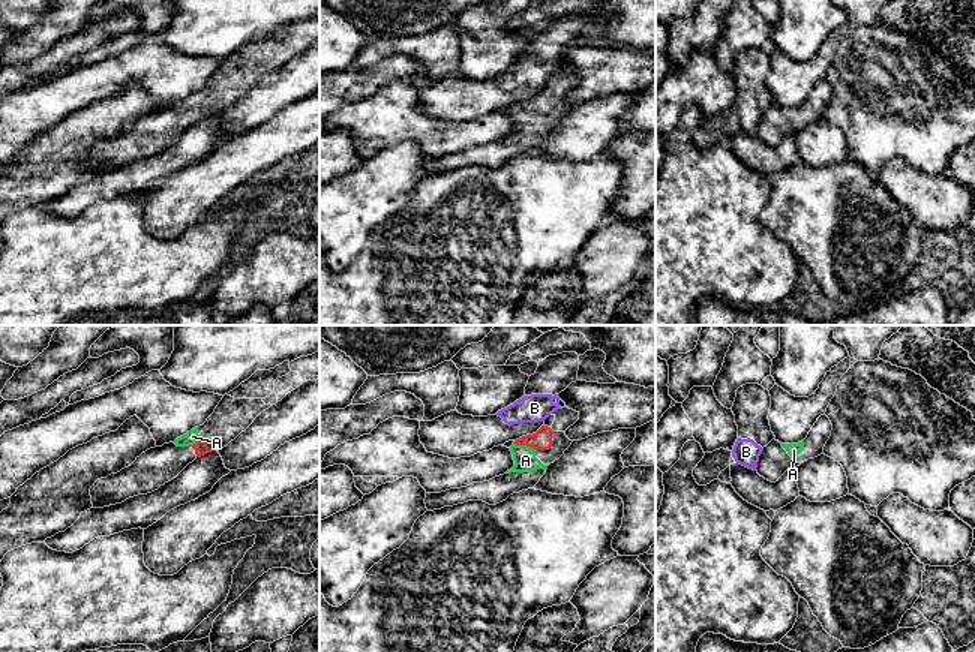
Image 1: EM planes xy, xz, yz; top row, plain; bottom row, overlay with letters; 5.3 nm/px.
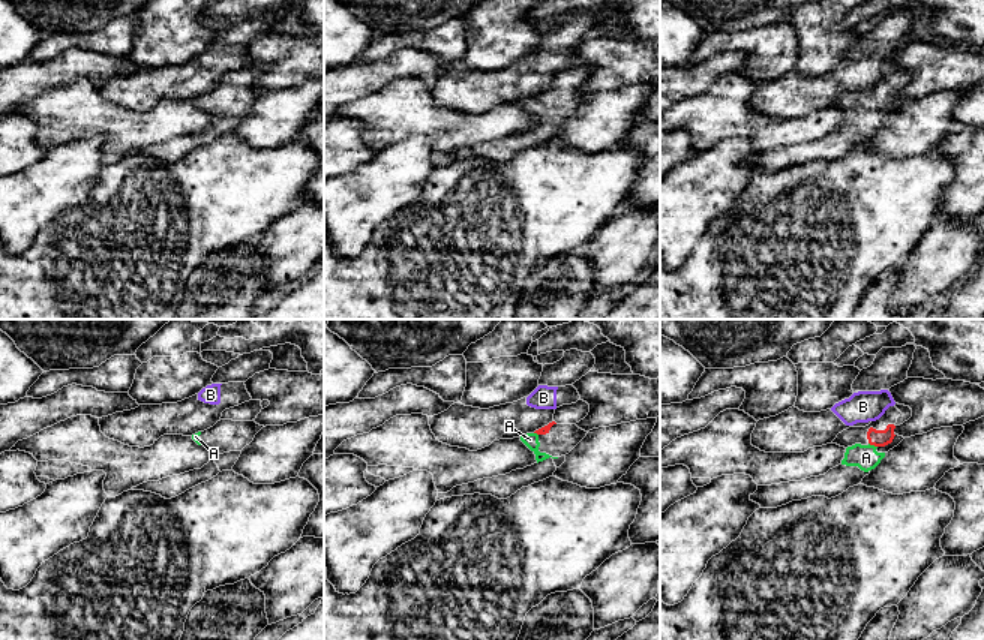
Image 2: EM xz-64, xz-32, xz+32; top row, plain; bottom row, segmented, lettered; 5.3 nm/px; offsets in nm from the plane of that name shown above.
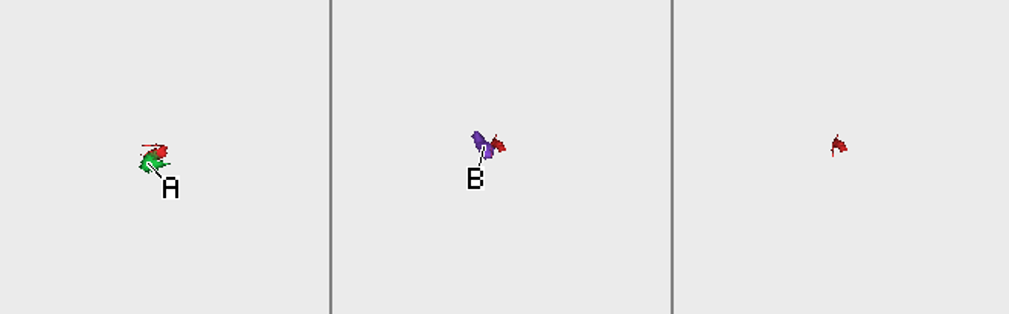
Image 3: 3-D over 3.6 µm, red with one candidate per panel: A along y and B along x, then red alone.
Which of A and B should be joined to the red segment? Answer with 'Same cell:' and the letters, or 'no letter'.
Same cell: A

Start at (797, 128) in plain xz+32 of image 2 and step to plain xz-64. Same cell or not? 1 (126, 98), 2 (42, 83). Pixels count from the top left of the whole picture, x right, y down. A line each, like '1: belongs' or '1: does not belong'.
1: does not belong
2: does not belong

